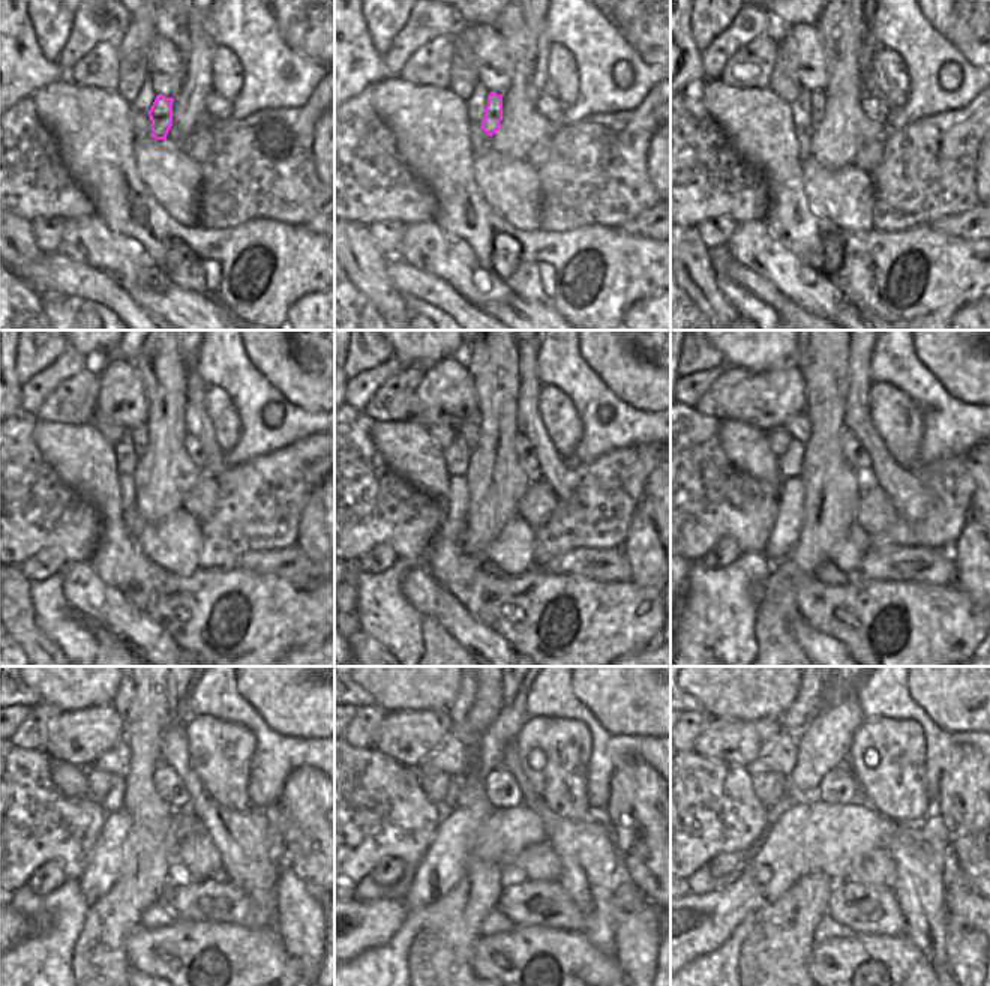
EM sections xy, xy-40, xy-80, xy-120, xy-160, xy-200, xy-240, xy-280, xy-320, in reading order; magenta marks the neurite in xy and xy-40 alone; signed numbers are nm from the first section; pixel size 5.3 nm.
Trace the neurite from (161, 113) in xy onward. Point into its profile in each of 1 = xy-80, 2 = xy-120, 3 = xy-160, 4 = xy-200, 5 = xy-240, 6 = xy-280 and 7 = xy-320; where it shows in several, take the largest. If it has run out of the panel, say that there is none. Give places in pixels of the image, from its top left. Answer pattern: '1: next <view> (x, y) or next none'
1: next xy-80 (818, 98)
2: next xy-120 (140, 434)
3: next xy-160 (470, 429)
4: next xy-200 (800, 428)
5: next xy-240 (117, 760)
6: next xy-280 (452, 758)
7: next xy-320 (780, 757)

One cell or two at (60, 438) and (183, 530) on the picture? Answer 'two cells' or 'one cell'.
two cells

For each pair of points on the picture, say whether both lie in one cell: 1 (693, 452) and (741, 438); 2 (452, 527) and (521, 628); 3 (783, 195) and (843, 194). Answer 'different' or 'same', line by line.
1: different
2: different
3: different

